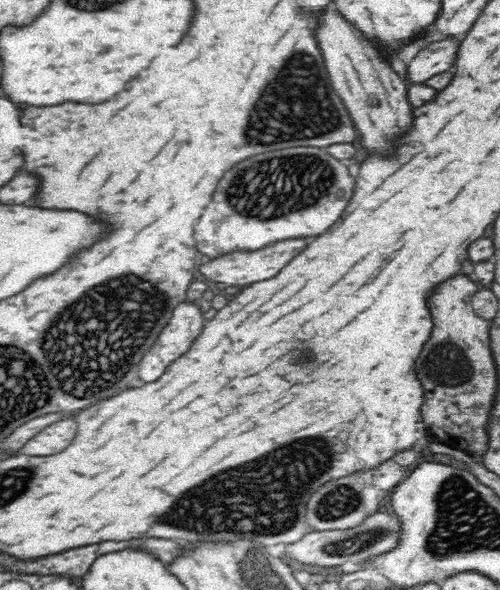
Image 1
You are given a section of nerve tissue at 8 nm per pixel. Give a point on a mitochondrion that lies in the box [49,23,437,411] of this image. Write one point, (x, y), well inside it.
(269, 122)

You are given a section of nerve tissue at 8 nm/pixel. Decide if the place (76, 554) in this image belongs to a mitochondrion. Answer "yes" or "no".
no

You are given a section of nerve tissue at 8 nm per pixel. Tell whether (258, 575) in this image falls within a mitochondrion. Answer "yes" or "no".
yes

